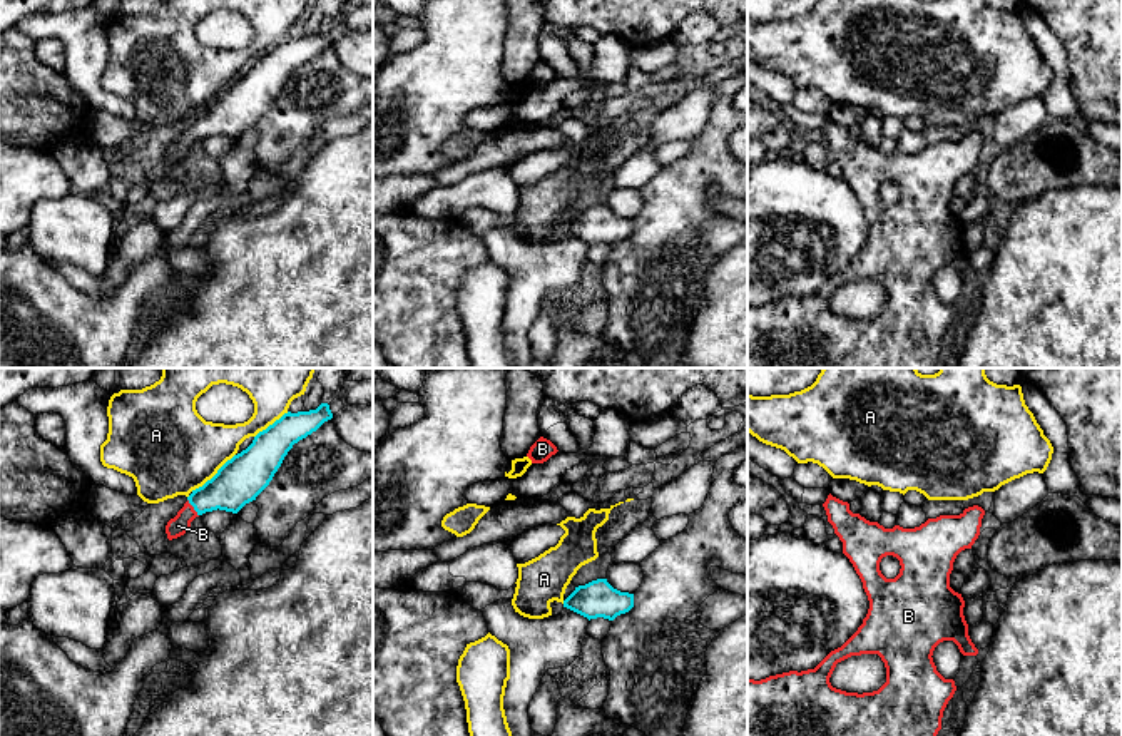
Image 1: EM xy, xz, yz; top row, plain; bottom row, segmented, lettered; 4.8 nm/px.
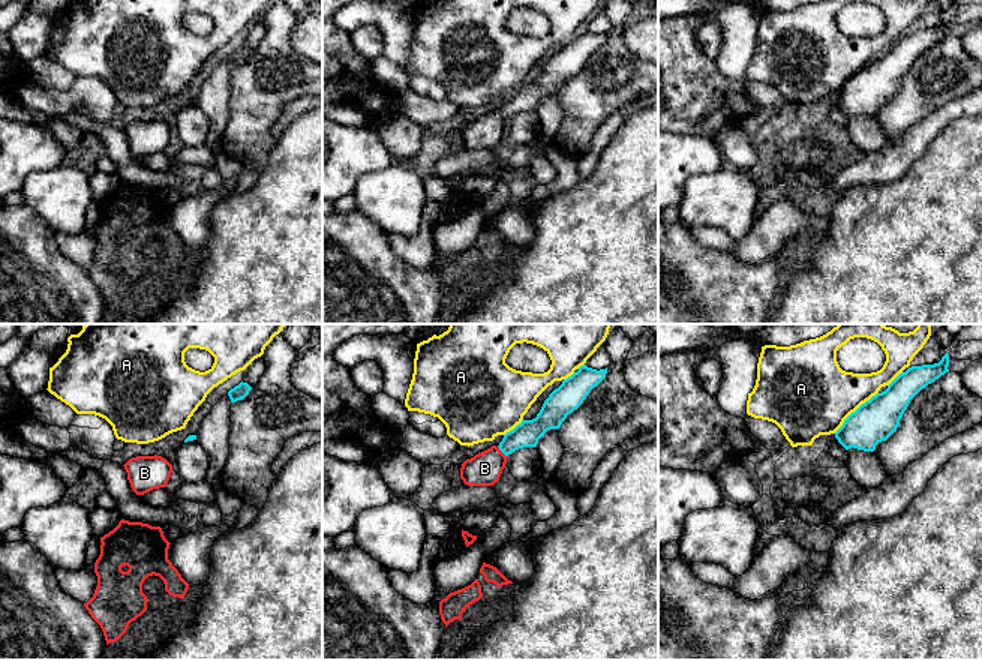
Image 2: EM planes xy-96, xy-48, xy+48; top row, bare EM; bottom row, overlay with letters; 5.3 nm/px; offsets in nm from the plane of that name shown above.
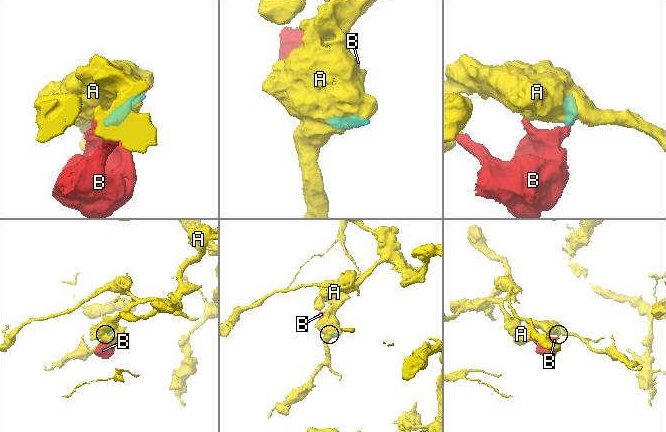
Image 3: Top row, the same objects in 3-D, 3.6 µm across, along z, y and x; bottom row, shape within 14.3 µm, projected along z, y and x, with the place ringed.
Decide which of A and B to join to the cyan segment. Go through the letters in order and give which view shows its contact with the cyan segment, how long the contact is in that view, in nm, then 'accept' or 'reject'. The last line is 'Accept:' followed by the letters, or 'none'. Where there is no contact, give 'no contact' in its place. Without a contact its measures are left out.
A: xy | 280 nm | reject
B: xy | 100 nm | accept
Accept: B

